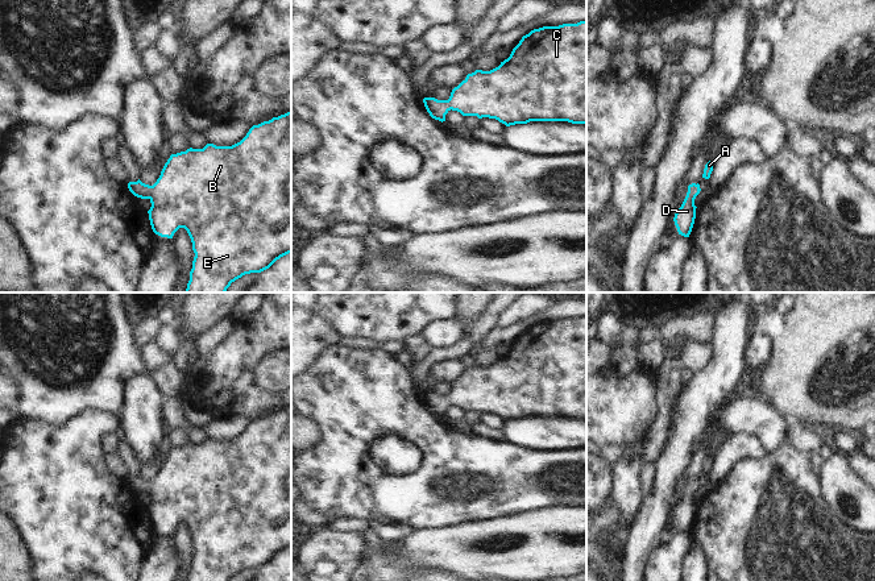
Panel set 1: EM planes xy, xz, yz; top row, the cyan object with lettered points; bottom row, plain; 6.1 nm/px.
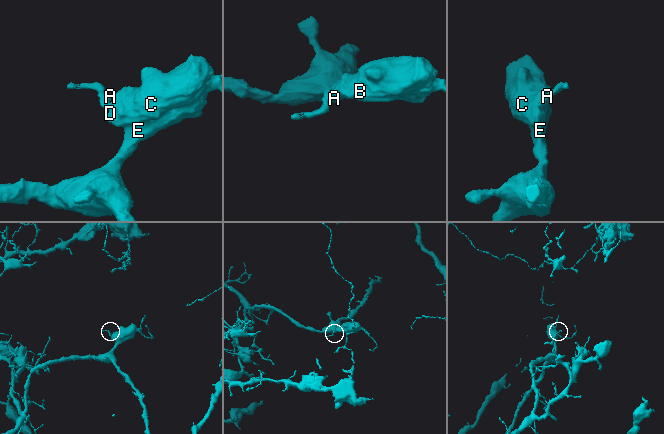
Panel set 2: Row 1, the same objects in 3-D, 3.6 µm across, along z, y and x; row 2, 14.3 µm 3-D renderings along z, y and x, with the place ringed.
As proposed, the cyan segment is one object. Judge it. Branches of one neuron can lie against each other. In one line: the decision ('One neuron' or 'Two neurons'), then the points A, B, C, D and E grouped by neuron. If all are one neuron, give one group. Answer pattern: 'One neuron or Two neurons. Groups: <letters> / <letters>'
One neuron. Groups: A B C D E

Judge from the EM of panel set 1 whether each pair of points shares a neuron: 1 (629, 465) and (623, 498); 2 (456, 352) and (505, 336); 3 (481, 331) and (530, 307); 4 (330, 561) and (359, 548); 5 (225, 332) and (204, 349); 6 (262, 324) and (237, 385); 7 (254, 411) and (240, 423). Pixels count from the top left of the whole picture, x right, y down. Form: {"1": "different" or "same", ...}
{"1": "same", "2": "different", "3": "different", "4": "same", "5": "same", "6": "same", "7": "different"}

